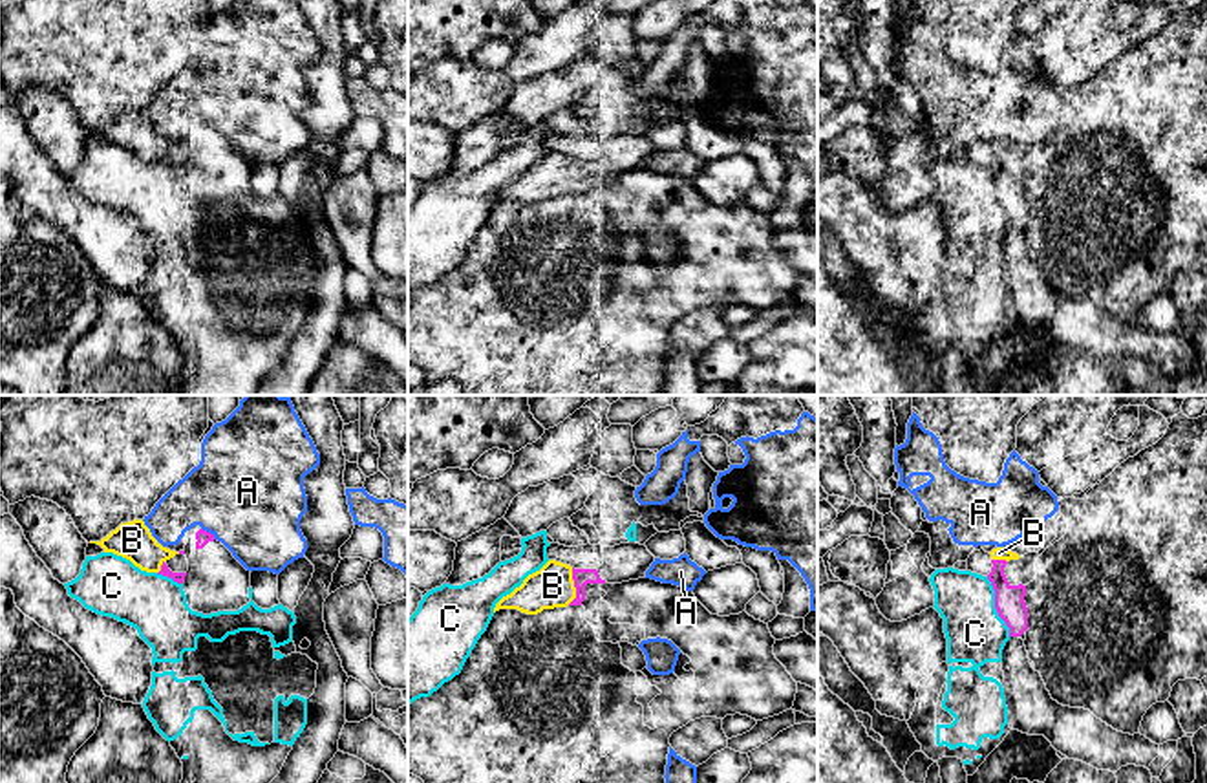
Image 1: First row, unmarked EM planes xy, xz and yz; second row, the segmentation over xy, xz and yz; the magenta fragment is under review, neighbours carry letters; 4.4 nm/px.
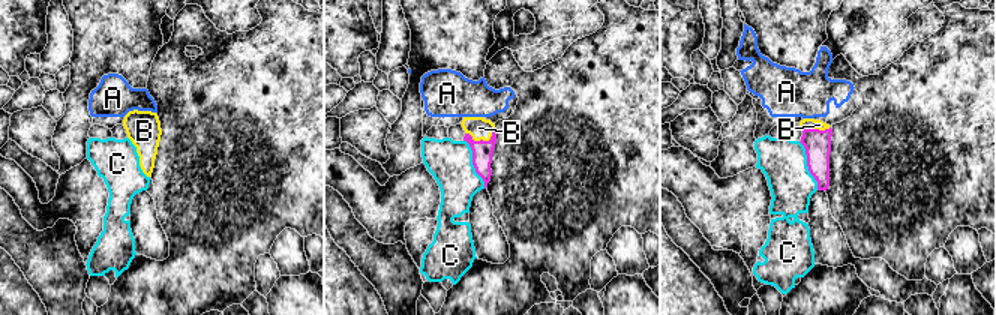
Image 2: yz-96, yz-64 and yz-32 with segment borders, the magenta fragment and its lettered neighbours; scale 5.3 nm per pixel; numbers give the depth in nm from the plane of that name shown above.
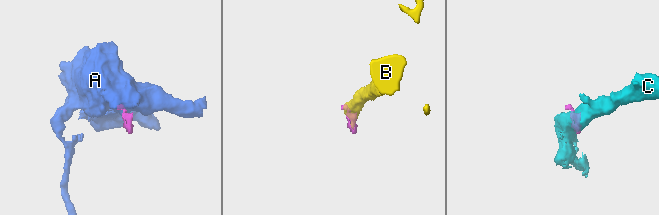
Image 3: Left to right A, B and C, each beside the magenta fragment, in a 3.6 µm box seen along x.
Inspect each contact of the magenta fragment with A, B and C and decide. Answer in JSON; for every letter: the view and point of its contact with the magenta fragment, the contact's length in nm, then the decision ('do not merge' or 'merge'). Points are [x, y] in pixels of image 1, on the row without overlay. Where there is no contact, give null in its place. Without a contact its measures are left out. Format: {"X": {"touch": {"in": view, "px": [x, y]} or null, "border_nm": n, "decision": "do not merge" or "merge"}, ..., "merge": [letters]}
{"A": {"touch": {"in": "xy", "px": [209, 123]}, "border_nm": 90, "decision": "do not merge"}, "B": {"touch": {"in": "xz", "px": [575, 176]}, "border_nm": 170, "decision": "merge"}, "C": {"touch": {"in": "yz", "px": [995, 196]}, "border_nm": 280, "decision": "do not merge"}, "merge": ["B"]}

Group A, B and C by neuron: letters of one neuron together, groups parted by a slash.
A / B / C

